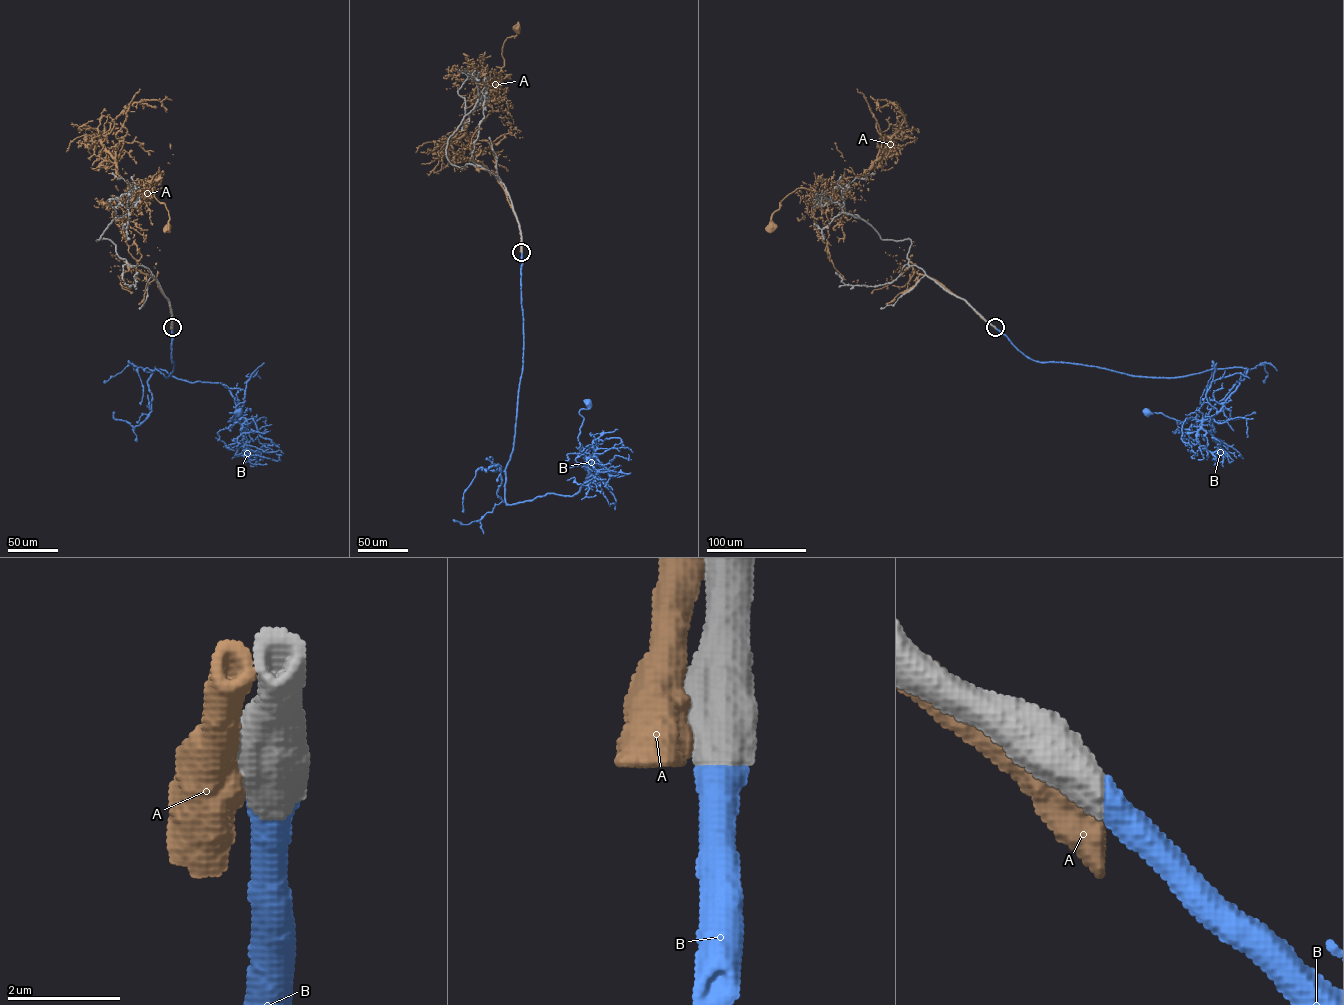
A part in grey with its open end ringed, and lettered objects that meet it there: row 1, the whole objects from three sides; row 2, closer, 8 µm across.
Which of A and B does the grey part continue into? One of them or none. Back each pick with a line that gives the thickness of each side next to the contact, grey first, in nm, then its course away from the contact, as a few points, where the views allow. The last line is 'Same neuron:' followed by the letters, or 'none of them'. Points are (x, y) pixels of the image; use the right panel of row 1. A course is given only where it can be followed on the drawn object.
B: calibres 700 and 550 nm; course (995, 327), (1040, 362), (1154, 377), (1248, 369), (1223, 407), (1206, 419), (1180, 421), (1146, 412)
Same neuron: B

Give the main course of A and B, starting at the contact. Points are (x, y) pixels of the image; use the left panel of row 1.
A: (171, 327), (151, 277), (129, 265), (120, 284), (139, 280), (119, 224), (138, 178), (165, 204), (167, 228)
B: (172, 327), (173, 370), (166, 377), (155, 369), (221, 383), (239, 411), (228, 421), (238, 412)

